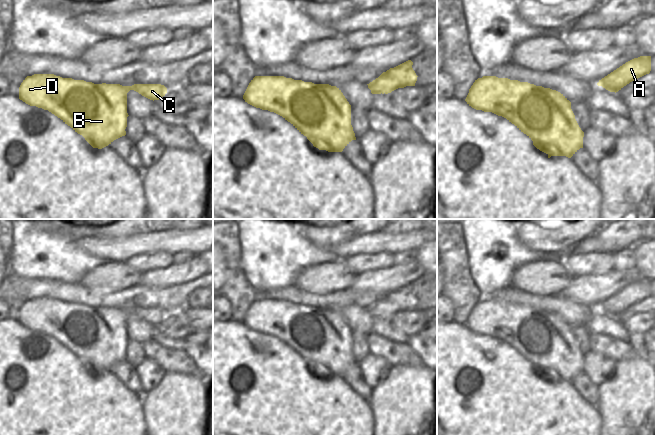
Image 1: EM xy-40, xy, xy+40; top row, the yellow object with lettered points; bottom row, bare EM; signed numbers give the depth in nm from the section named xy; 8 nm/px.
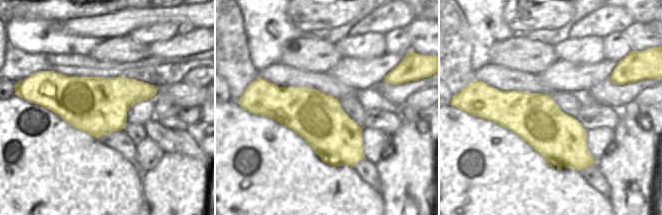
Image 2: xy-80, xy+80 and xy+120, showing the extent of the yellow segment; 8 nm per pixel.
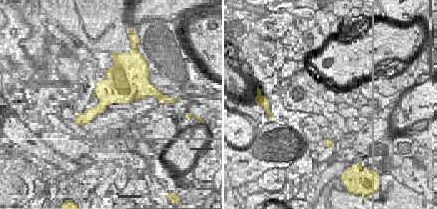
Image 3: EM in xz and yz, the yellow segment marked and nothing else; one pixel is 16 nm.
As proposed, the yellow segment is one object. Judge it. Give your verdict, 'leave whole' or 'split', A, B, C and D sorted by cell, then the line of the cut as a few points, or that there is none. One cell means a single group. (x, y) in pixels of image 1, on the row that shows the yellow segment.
split; groups A / B C D; cut xy (368, 85), (375, 93)

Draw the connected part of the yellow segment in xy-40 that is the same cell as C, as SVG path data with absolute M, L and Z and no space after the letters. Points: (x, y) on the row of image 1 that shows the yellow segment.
M54 74L27 76L19 87L19 99L30 106L48 110L75 132L82 135L93 147L102 149L114 140L126 135L127 93L134 90L150 100L159 100L167 93L161 84L94 84L84 80L62 78Z

